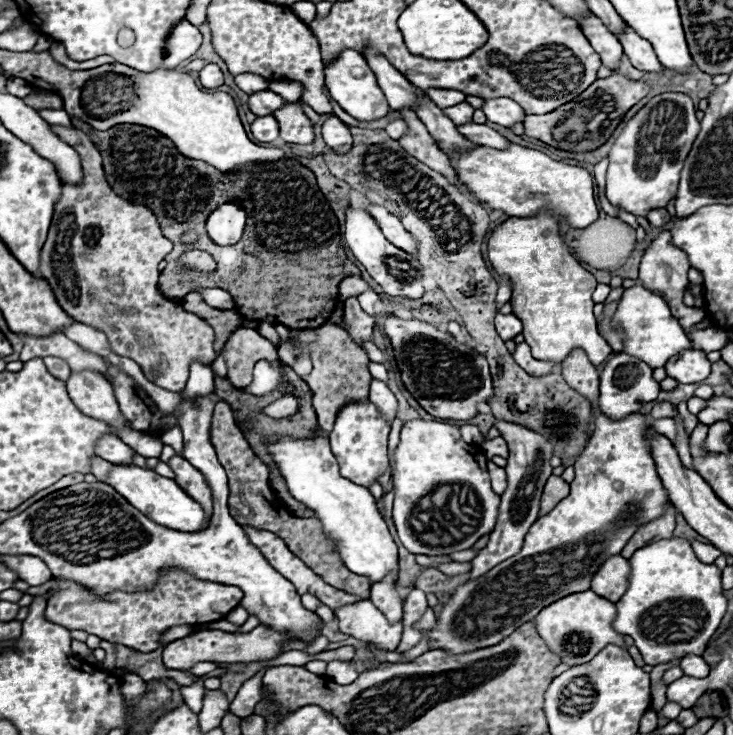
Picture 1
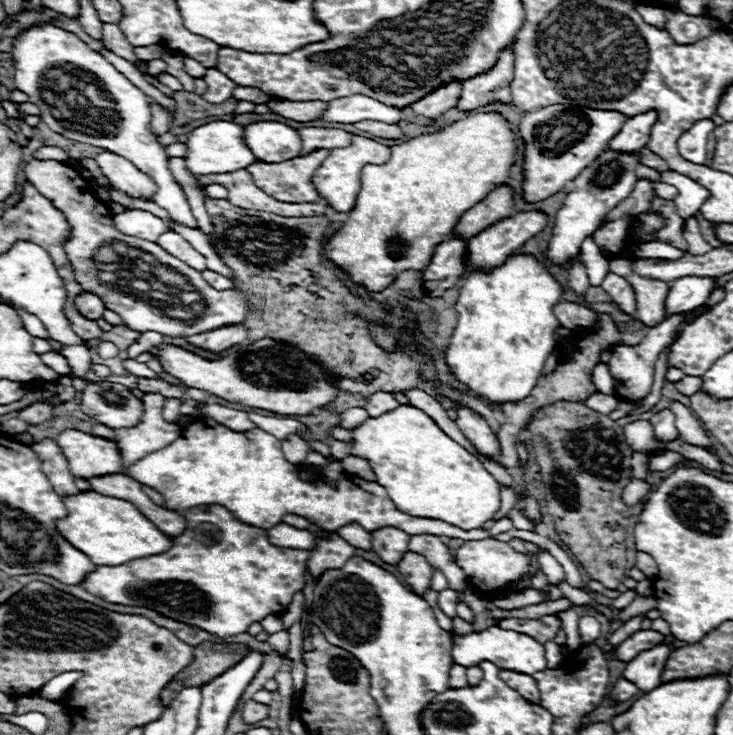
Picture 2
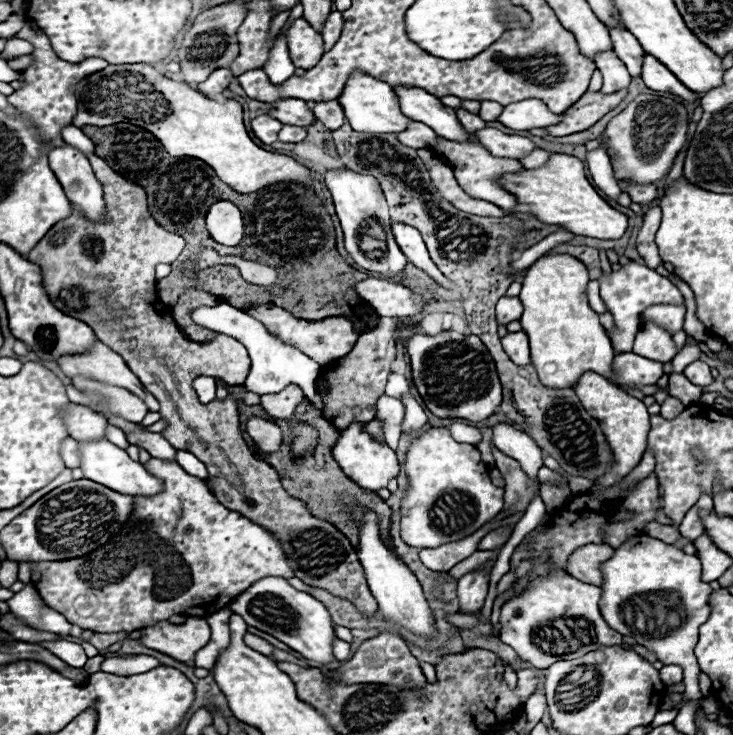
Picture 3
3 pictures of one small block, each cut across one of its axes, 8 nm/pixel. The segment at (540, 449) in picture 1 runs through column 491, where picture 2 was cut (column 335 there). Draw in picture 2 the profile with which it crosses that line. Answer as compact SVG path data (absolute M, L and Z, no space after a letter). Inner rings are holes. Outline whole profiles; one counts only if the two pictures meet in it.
M332 532L330 536L332 536L330 540L316 538L318 546L314 550L310 550L312 556L308 560L308 570L314 580L318 580L326 570L342 568L354 556L356 548L346 544L336 532Z

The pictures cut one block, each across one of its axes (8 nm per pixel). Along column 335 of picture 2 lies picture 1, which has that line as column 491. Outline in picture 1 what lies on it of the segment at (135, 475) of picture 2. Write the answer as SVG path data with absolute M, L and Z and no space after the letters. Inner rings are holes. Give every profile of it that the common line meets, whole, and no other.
M410 420L400 432L400 444L396 448L396 466L392 470L394 482L394 510L392 518L398 530L398 538L412 554L440 556L458 550L472 548L476 540L496 526L500 496L490 486L486 470L486 456L478 446L466 444L458 426L434 422L434 420Z

